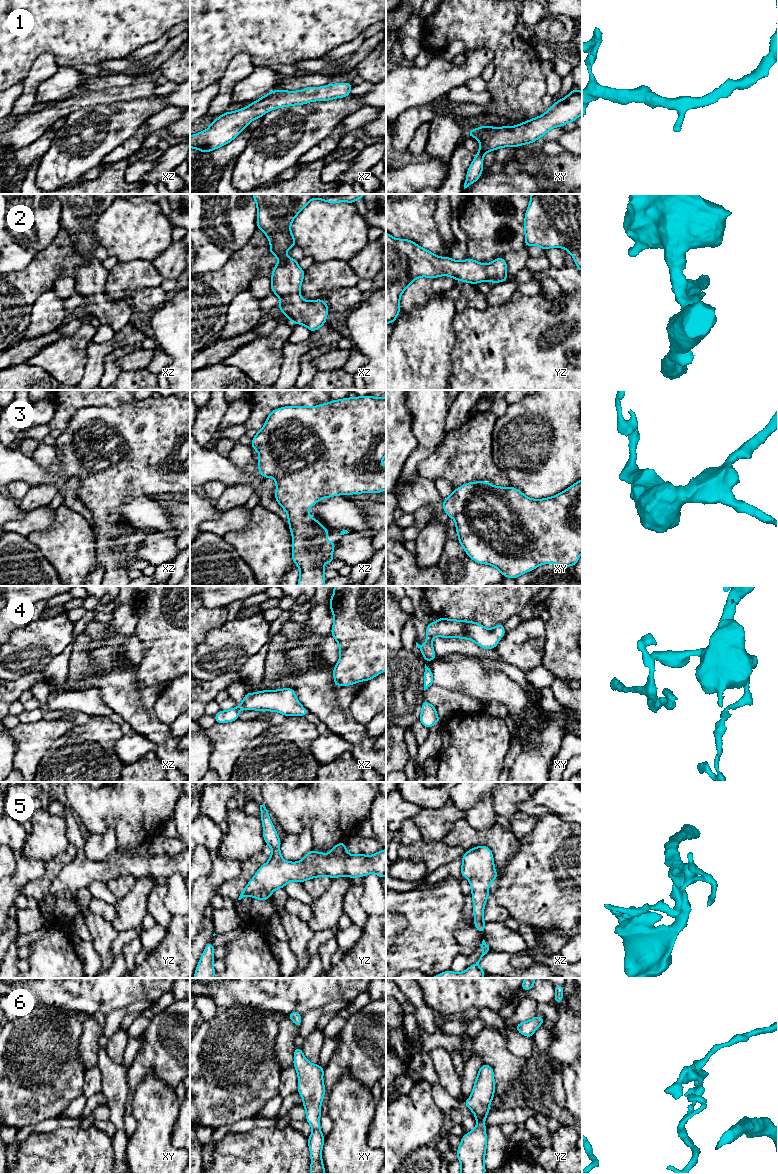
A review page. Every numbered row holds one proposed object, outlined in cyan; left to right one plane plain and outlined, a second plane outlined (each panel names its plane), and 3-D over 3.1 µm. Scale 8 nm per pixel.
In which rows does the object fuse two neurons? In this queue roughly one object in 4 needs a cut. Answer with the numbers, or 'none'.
none

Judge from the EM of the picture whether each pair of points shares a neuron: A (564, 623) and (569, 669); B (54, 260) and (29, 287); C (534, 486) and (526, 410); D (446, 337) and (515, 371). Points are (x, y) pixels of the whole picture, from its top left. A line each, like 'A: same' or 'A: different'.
A: same
B: same
C: same
D: different

